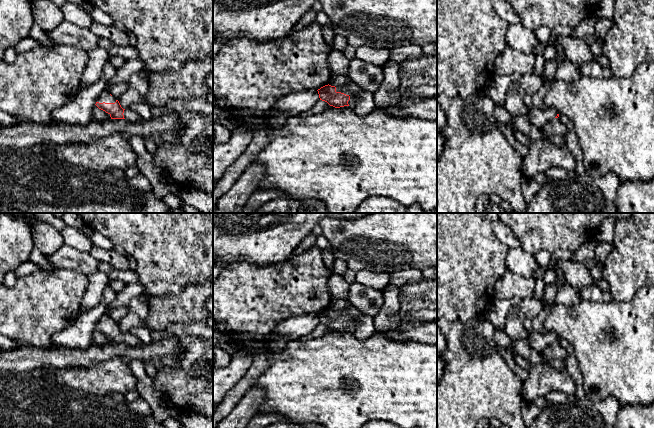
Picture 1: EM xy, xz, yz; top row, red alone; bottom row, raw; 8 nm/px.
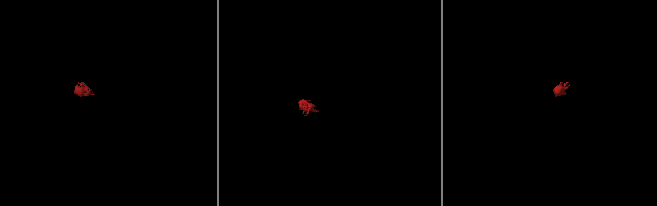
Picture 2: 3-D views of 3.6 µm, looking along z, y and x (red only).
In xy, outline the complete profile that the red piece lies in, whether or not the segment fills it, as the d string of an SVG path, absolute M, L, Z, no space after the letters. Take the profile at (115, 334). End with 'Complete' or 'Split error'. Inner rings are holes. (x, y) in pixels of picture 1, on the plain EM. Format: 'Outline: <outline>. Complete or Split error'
Outline: M106 314L98 321L95 329L108 337L111 343L127 343L131 346L142 344L141 341L130 332L123 333L119 325Z. Split error

